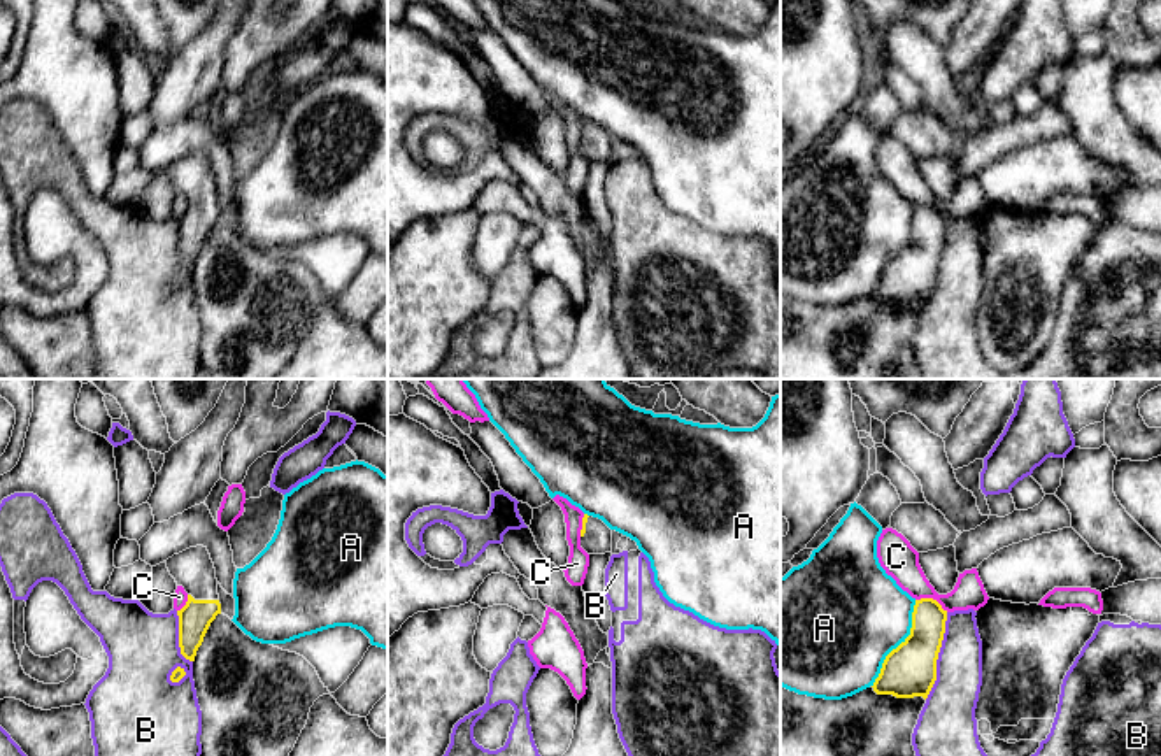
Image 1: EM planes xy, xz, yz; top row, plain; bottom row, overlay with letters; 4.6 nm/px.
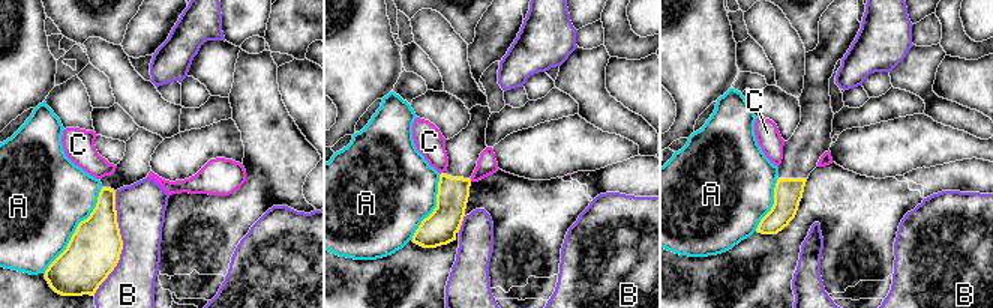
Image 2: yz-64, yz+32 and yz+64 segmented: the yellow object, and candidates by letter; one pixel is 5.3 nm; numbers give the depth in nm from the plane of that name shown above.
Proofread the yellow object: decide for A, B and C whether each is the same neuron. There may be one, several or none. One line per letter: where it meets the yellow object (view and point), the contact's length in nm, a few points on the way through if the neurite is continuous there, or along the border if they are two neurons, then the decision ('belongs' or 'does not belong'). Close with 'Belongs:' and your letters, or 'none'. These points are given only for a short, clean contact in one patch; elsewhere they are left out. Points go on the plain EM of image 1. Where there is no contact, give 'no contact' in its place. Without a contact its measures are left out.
A: meets yellow in yz at (900, 251); contact 440 nm long; does not belong
B: meets yellow in yz at (937, 263); contact 420 nm long; does not belong
C: meets yellow in yz at (932, 206); contact 160 nm long; border along yz (916, 206), (933, 206), (947, 218); does not belong
Belongs: none

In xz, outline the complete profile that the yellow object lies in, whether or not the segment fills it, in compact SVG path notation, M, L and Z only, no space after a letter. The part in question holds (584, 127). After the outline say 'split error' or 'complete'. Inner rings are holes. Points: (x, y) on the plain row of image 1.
M584 121L580 154L588 161L612 160L612 137L602 126Z; split error

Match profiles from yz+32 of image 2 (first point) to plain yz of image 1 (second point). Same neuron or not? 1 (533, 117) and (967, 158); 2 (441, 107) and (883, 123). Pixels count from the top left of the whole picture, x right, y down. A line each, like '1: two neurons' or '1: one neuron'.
1: one neuron
2: two neurons

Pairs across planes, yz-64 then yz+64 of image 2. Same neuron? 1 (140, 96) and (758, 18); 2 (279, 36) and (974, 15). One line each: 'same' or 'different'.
1: same
2: different

